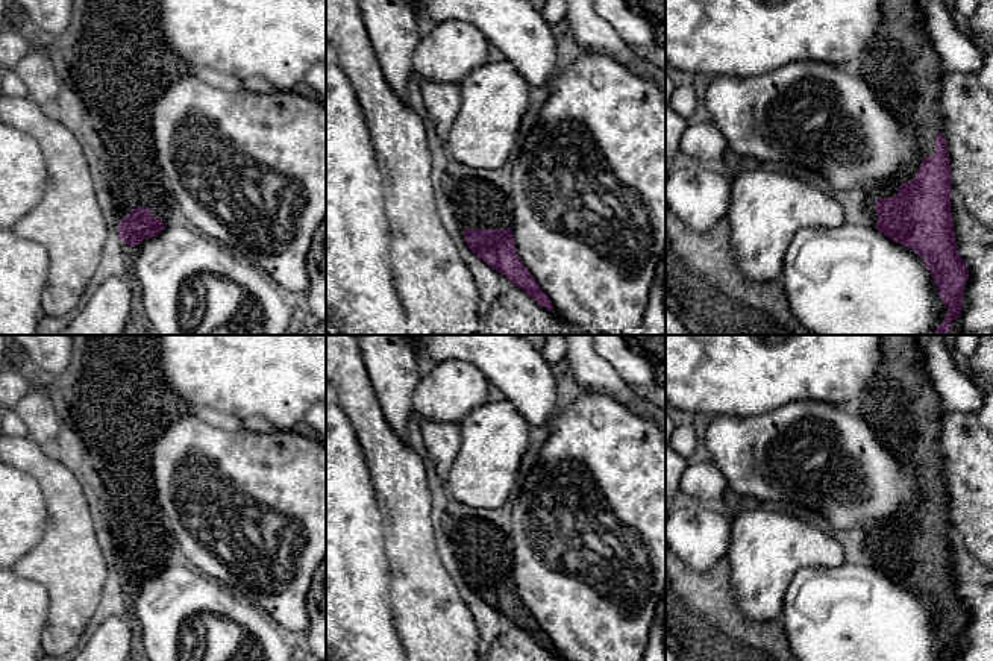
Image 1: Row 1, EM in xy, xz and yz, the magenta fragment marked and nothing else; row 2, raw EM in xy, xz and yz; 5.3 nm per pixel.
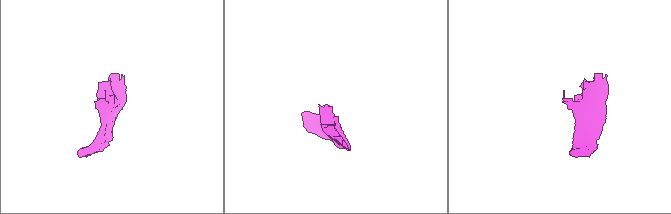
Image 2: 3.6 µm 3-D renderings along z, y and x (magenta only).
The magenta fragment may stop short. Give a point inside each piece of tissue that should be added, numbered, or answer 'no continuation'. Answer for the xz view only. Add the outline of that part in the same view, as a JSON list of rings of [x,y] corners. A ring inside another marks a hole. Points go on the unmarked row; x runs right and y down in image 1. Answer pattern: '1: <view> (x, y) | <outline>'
1: xz (466, 537) | [[[417,415],[411,417],[403,440],[424,462],[438,555],[473,614],[479,632],[478,653],[485,658],[494,640],[514,625],[468,588],[464,570],[512,567],[509,506],[488,511],[458,502],[437,475],[435,464],[423,447]]]

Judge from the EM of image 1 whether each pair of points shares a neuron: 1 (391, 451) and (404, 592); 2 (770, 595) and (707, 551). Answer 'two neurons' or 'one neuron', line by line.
1: one neuron
2: two neurons

